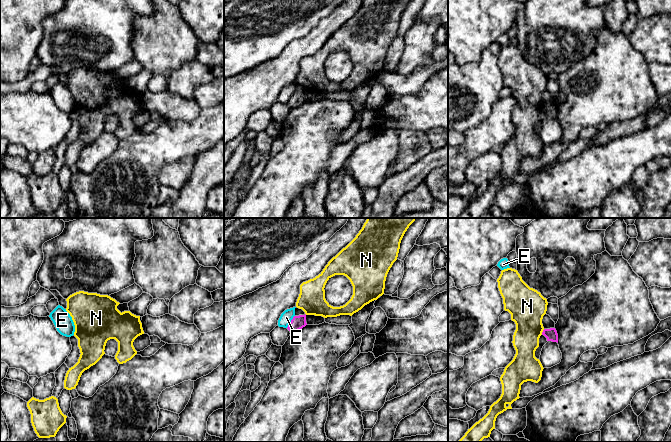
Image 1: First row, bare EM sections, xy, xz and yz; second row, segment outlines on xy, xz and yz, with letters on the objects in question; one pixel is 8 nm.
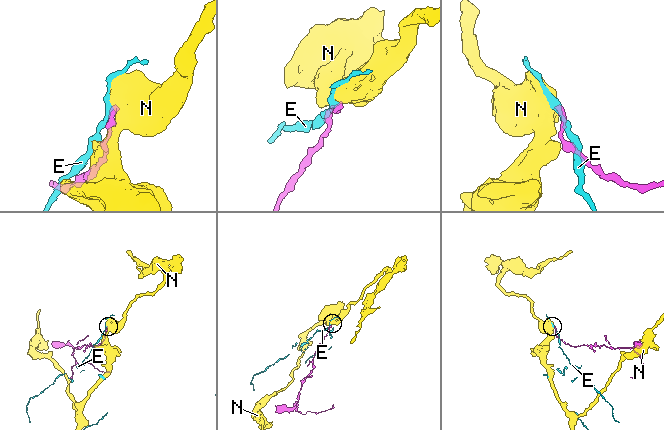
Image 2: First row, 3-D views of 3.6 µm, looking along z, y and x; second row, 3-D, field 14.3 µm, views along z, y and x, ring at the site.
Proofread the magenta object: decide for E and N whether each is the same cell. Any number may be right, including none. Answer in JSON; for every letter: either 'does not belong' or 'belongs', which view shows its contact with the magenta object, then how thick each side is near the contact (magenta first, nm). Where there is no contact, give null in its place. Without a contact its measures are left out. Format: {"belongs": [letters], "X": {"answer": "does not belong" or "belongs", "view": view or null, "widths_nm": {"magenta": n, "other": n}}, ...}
{"belongs": [], "E": {"answer": "does not belong", "view": "xz", "widths_nm": {"magenta": 110, "other": 90}}, "N": {"answer": "does not belong", "view": "yz", "widths_nm": {"magenta": 100, "other": 300}}}

